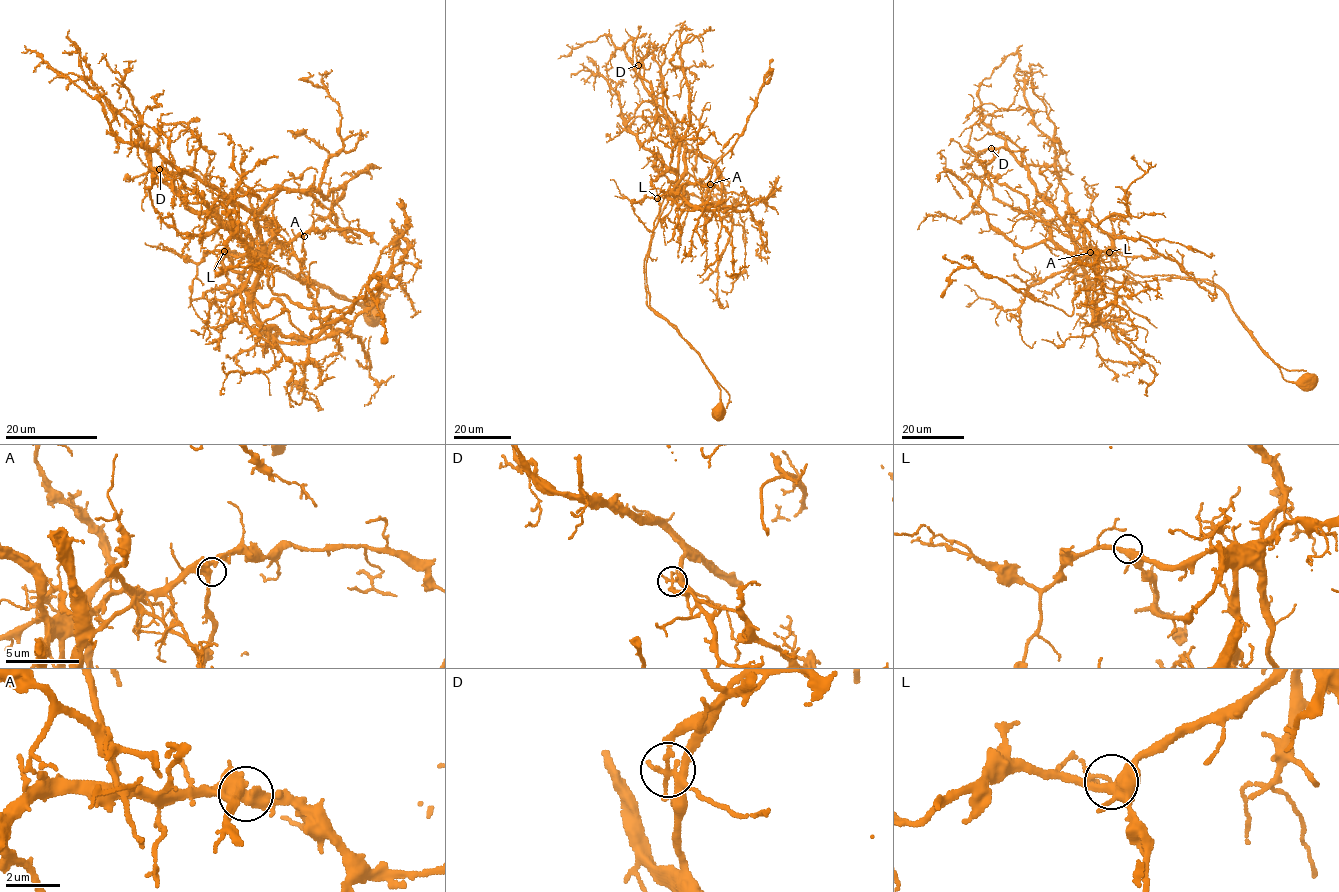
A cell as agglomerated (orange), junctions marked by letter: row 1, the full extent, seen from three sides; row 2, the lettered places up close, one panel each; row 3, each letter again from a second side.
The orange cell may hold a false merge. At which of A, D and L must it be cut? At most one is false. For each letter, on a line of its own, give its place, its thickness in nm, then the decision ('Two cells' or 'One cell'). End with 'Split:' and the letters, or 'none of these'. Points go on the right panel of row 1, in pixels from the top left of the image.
A: Place: (1090, 252). Thickness 420 nm. One cell
D: Place: (991, 148). Thickness 280 nm. Two cells
L: Place: (1109, 252). Thickness 360 nm. One cell
Split: D

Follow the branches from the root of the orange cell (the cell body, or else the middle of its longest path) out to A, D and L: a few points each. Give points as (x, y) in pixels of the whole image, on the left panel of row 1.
A: (372, 308), (373, 321), (319, 283), (228, 248), (218, 260), (227, 274), (233, 265), (229, 253), (304, 236)
D: (372, 308), (373, 321), (228, 248), (224, 272), (229, 253), (262, 248), (257, 216), (160, 169)
L: (372, 308), (373, 321), (319, 283), (228, 248), (218, 260), (227, 274), (233, 260), (224, 251)

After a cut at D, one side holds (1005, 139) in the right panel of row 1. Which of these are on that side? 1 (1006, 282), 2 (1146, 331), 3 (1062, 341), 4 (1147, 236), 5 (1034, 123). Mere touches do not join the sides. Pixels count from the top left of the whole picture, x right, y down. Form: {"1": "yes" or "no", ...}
{"1": "yes", "2": "yes", "3": "yes", "4": "yes", "5": "no"}

